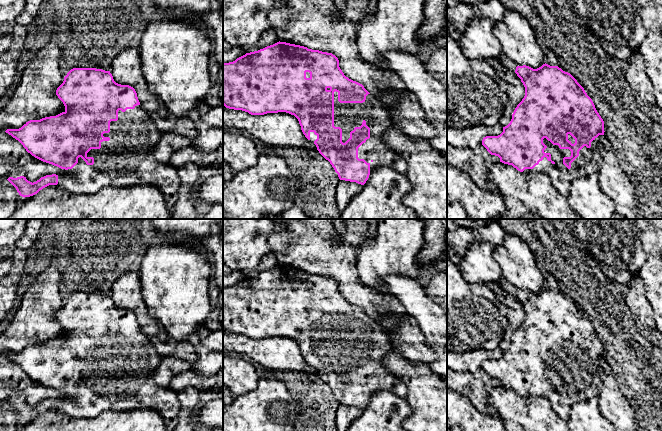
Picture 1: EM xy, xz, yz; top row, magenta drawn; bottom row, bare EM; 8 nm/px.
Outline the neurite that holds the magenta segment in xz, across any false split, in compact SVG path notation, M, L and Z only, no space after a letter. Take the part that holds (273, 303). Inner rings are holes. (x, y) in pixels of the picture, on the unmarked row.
M279 265L258 275L246 277L233 286L223 287L223 329L229 333L248 336L251 339L278 336L286 336L294 339L298 343L305 361L314 367L319 377L330 386L340 404L364 409L369 402L370 395L378 391L388 391L401 398L406 398L407 396L407 388L403 381L398 376L387 371L383 364L384 356L393 349L384 329L373 318L370 318L362 308L346 301L339 291L338 282L332 277L312 274L304 270Z

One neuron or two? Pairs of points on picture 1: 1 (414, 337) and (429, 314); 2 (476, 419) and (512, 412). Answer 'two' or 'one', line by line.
1: two
2: two

